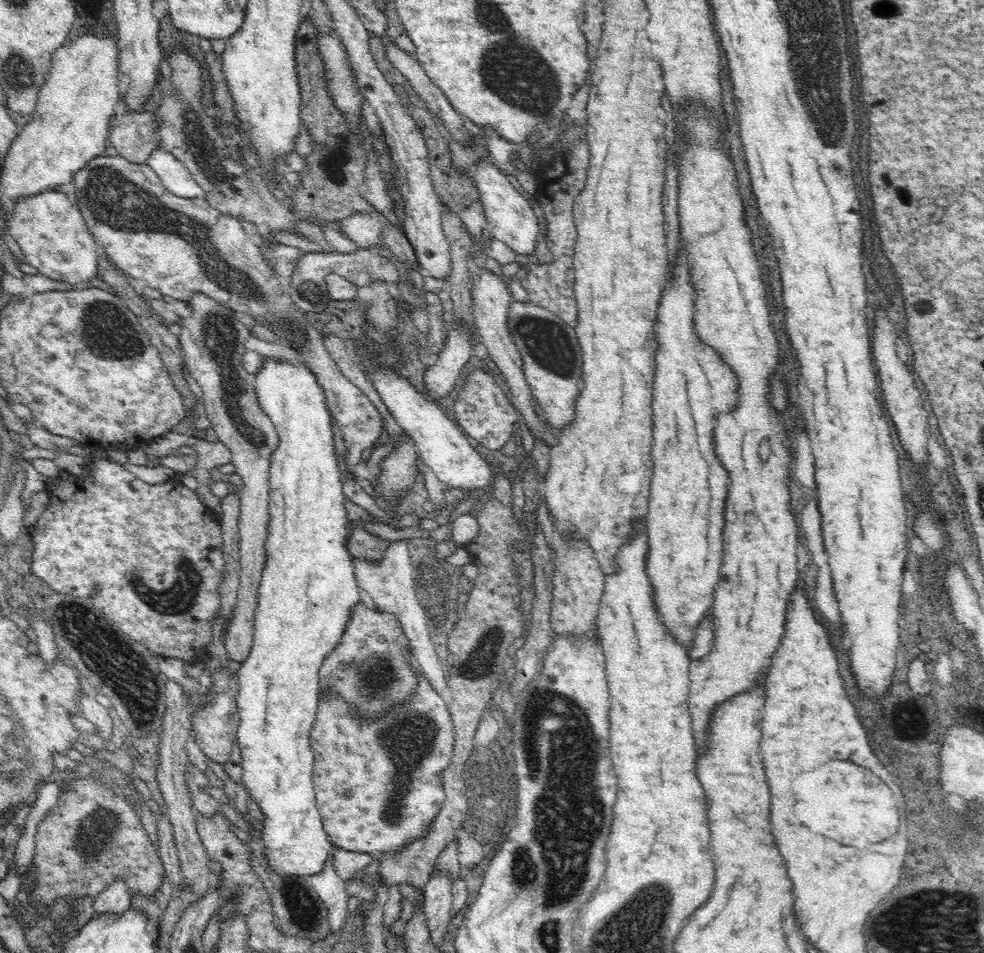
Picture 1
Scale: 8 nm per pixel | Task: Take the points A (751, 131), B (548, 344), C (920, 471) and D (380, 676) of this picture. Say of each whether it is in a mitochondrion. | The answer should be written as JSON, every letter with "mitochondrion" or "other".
{"A":"other","B":"mitochondrion","C":"other","D":"mitochondrion"}

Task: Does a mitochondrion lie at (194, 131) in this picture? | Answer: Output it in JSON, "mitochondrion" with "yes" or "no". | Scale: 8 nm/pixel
{"mitochondrion":"yes"}

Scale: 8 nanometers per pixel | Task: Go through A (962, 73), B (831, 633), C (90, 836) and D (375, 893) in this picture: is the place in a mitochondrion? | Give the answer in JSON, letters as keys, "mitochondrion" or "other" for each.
{"A":"mitochondrion","B":"other","C":"mitochondrion","D":"other"}

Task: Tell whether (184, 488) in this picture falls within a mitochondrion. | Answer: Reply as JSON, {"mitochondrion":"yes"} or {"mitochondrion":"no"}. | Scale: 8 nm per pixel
{"mitochondrion":"no"}

